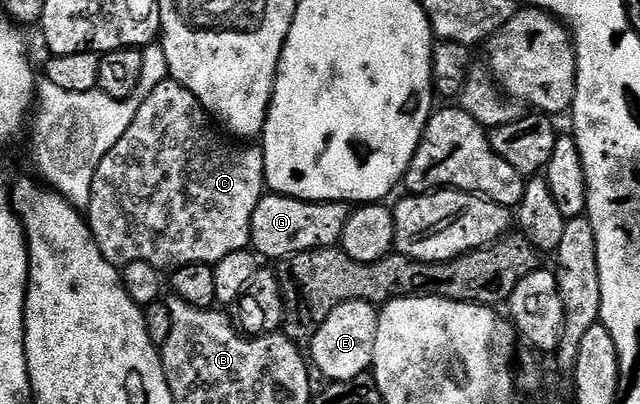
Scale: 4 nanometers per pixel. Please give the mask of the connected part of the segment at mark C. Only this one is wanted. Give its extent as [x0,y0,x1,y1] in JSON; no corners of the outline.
[88,79,266,271]

